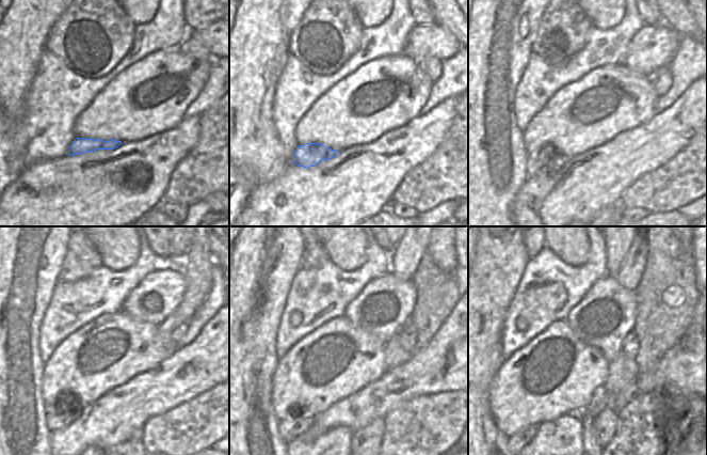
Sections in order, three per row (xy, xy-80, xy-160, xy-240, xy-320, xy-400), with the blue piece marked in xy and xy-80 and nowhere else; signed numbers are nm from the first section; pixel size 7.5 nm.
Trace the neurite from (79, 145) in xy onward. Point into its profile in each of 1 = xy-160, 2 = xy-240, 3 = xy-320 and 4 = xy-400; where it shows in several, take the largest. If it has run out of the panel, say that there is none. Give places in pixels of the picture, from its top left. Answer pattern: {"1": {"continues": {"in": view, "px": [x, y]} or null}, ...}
{"1": {"continues": {"in": "xy-160", "px": [546, 158]}}, "2": {"continues": {"in": "xy-240", "px": [58, 419]}}, "3": {"continues": {"in": "xy-320", "px": [289, 428]}}, "4": {"continues": {"in": "xy-400", "px": [516, 442]}}}

